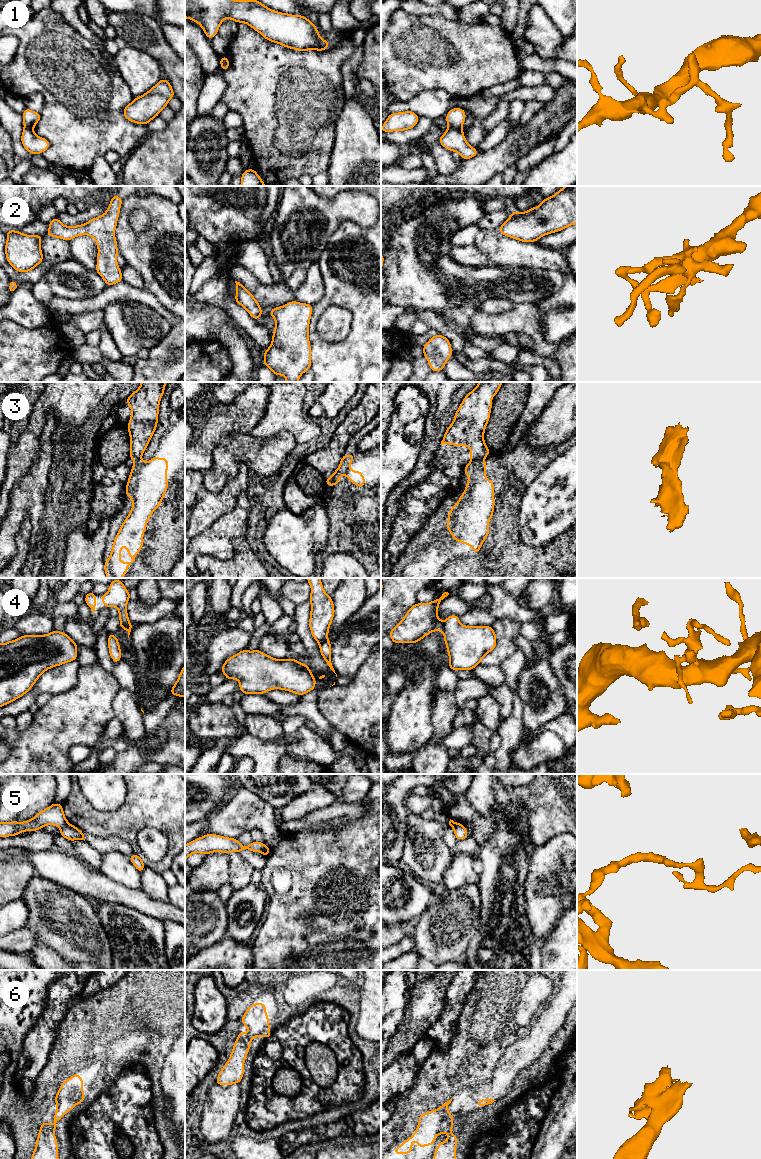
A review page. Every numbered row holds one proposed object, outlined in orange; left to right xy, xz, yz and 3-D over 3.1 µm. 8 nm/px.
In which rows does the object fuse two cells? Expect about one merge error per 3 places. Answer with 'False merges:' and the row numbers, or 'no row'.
False merges: 1, 3, 4, 5, 6

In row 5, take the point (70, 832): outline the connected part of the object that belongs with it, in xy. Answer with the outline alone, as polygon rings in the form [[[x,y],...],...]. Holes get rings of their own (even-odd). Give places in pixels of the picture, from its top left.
[[[68,824],[64,828],[62,828],[59,835],[63,836],[69,841],[74,841],[74,840],[85,841],[83,831],[79,830],[76,826],[72,824]]]

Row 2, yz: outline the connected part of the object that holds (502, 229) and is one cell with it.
[[[565,186],[538,207],[526,212],[512,211],[498,232],[522,241],[536,242],[539,238],[577,224],[577,186]]]

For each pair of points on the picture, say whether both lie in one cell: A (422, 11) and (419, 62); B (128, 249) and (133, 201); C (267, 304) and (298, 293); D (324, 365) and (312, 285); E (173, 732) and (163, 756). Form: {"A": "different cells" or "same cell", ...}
{"A": "different cells", "B": "same cell", "C": "different cells", "D": "different cells", "E": "same cell"}

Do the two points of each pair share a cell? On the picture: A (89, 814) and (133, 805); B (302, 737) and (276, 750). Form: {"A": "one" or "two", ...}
{"A": "one", "B": "one"}

